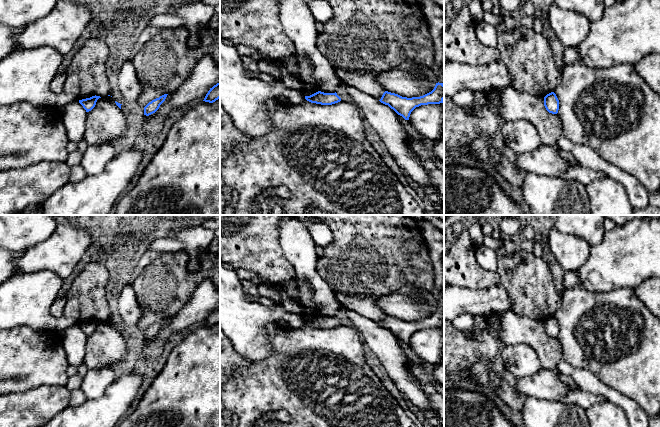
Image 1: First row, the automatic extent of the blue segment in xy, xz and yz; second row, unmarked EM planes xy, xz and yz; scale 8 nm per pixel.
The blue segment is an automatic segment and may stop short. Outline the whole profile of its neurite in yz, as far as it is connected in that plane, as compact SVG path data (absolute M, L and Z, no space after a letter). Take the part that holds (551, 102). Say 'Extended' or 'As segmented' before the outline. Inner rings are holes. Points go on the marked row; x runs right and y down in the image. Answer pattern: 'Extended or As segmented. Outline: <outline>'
As segmented. Outline: M551 92L544 97L544 106L549 113L558 113L559 100L554 92Z

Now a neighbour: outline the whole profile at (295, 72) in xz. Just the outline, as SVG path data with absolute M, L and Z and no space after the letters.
M297 53L271 61L262 58L258 61L258 69L273 76L288 89L300 92L304 97L321 91L313 77L312 64Z

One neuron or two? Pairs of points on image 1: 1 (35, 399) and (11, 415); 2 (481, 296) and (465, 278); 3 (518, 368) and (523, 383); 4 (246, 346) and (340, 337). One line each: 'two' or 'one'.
1: one
2: two
3: two
4: two

